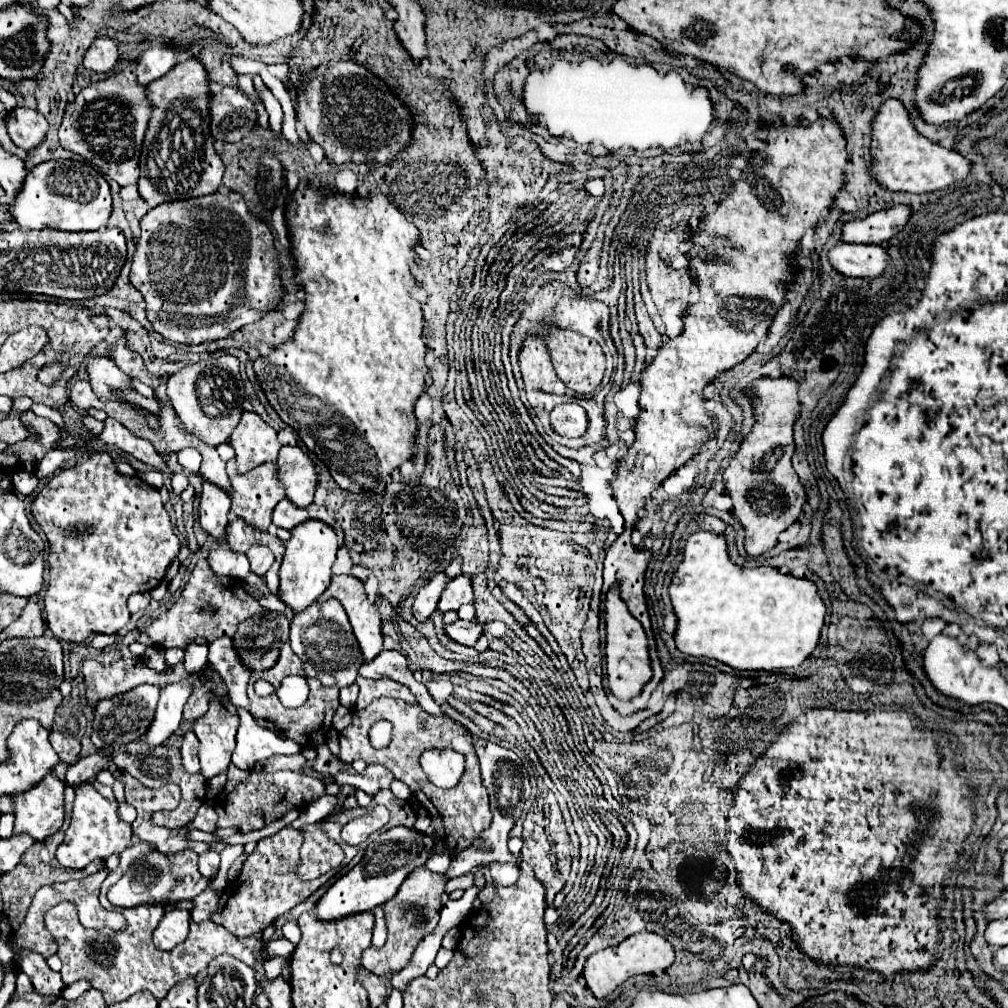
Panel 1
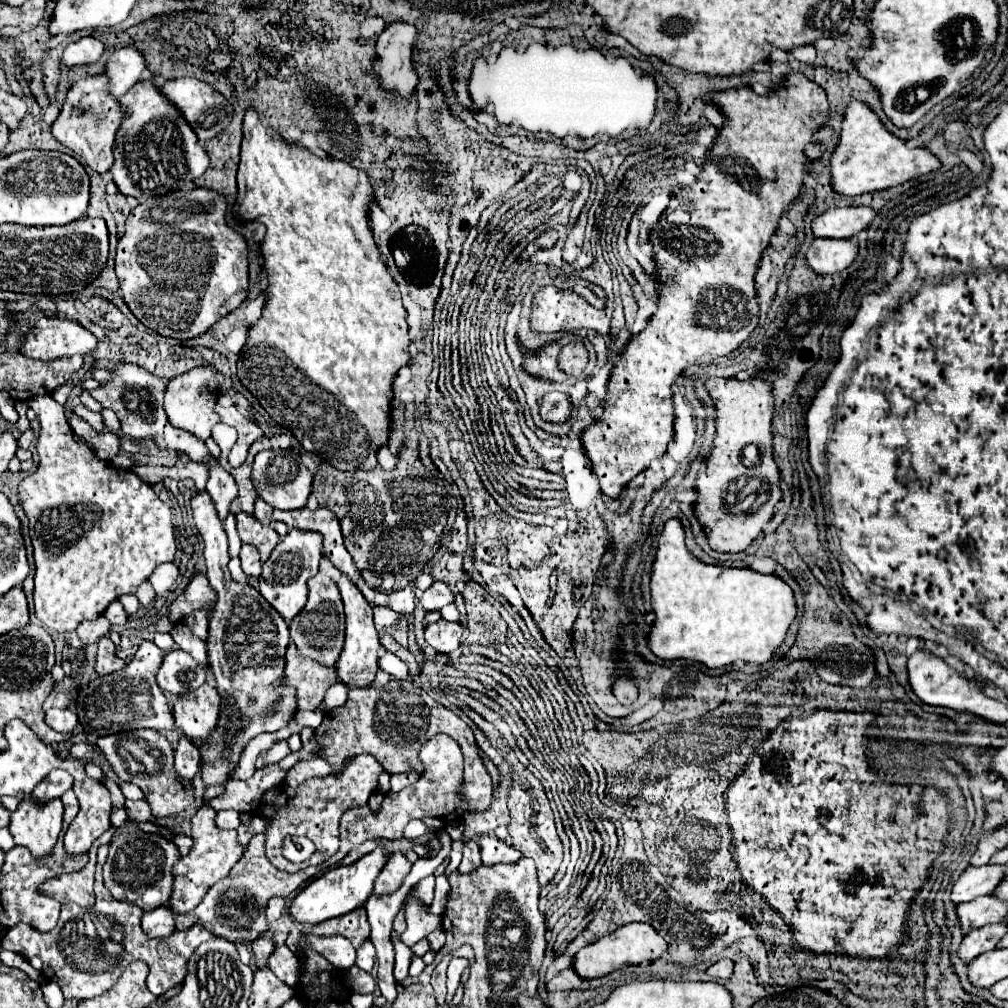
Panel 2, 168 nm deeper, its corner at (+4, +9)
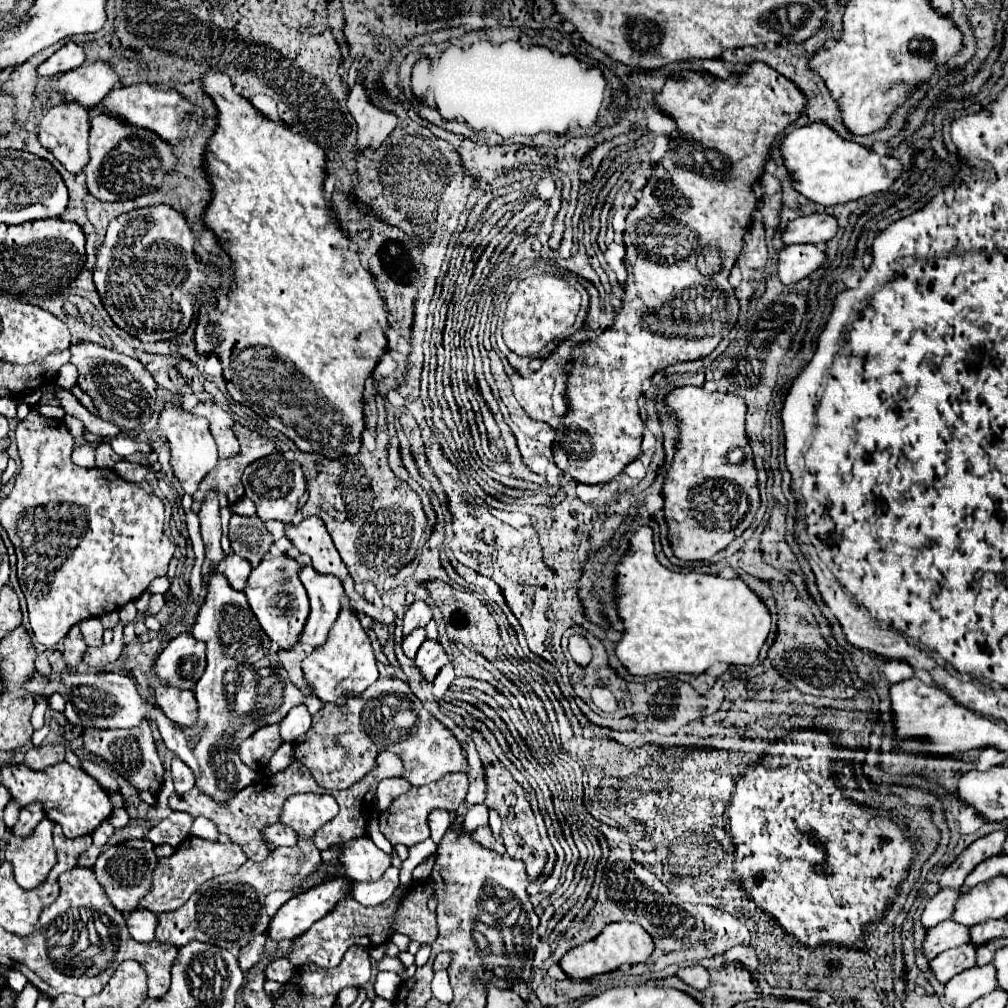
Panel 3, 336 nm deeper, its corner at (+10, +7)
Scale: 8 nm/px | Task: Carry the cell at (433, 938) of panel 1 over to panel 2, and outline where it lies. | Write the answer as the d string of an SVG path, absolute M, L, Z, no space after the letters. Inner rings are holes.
M391 938L393 940L393 948L395 948L395 980L397 982L403 982L407 978L407 970L409 970L409 964L411 964L411 948L405 946L399 938Z

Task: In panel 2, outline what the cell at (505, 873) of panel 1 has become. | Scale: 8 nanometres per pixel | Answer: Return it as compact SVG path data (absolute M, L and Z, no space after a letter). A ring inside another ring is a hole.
M493 832L479 836L479 848L481 848L481 860L485 864L497 864L497 862L517 862L523 858L519 850L513 846L507 846L503 840L499 840Z

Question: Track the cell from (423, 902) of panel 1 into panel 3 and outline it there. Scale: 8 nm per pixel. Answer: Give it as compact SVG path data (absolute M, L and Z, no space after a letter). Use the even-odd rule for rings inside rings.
M369 836L343 844L339 860L345 866L345 874L357 882L375 882L391 866L391 856L377 848Z

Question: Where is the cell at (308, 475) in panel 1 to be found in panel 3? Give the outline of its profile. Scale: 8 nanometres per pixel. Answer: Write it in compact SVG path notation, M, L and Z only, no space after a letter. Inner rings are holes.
M277 452L249 464L249 468L245 468L245 472L243 472L241 482L245 488L245 496L255 502L257 516L263 522L267 522L267 520L287 522L289 516L295 516L295 512L299 508L299 498L305 494L305 476L303 476L301 466L297 462L285 460Z

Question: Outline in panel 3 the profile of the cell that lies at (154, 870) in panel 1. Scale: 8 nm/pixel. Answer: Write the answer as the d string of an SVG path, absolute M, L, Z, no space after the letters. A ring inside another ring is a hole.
M133 838L133 840L119 842L119 844L109 844L95 862L95 876L97 876L97 882L103 886L105 894L109 896L111 904L123 914L129 914L139 908L139 900L151 890L153 870L157 862L159 858L155 854L155 844L149 840Z

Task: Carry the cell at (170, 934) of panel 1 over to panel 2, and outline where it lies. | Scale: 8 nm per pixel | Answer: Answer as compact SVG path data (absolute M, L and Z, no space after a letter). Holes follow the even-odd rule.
M167 906L149 910L141 918L141 928L149 938L165 938L175 930L173 912Z

